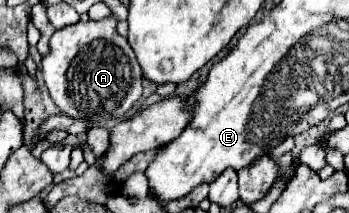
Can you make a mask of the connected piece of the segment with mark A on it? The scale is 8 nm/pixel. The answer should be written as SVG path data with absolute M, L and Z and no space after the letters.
M108 16L98 22L94 22L94 20L76 22L72 26L64 26L60 30L56 30L50 38L50 54L42 58L40 70L42 70L42 78L44 78L44 84L46 84L52 100L70 118L104 124L104 122L124 116L142 94L142 68L140 68L136 54L130 48L128 40L118 34L116 24L118 24L116 16Z

